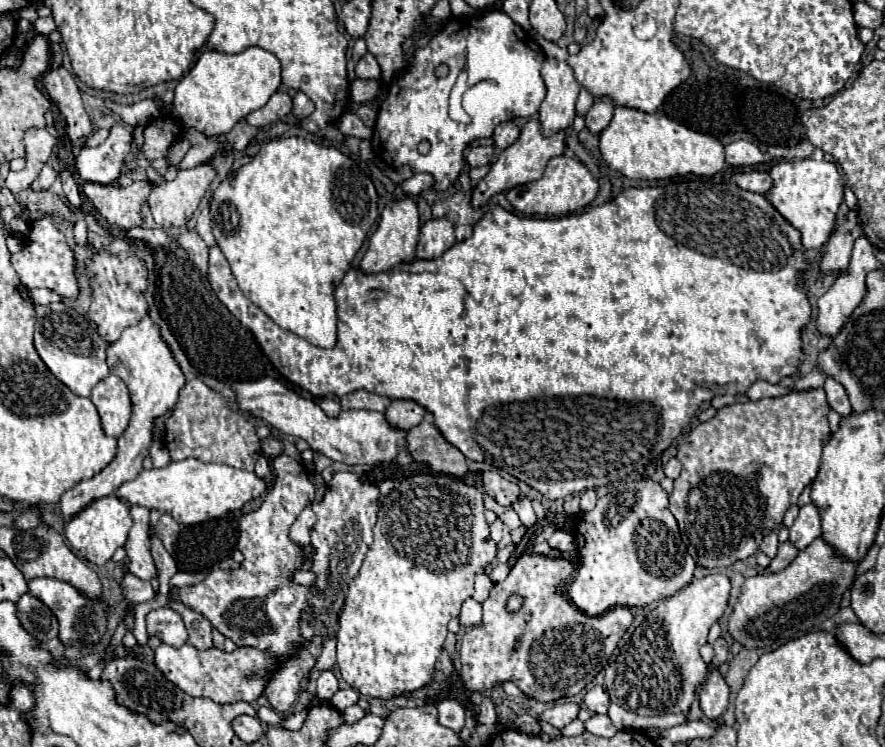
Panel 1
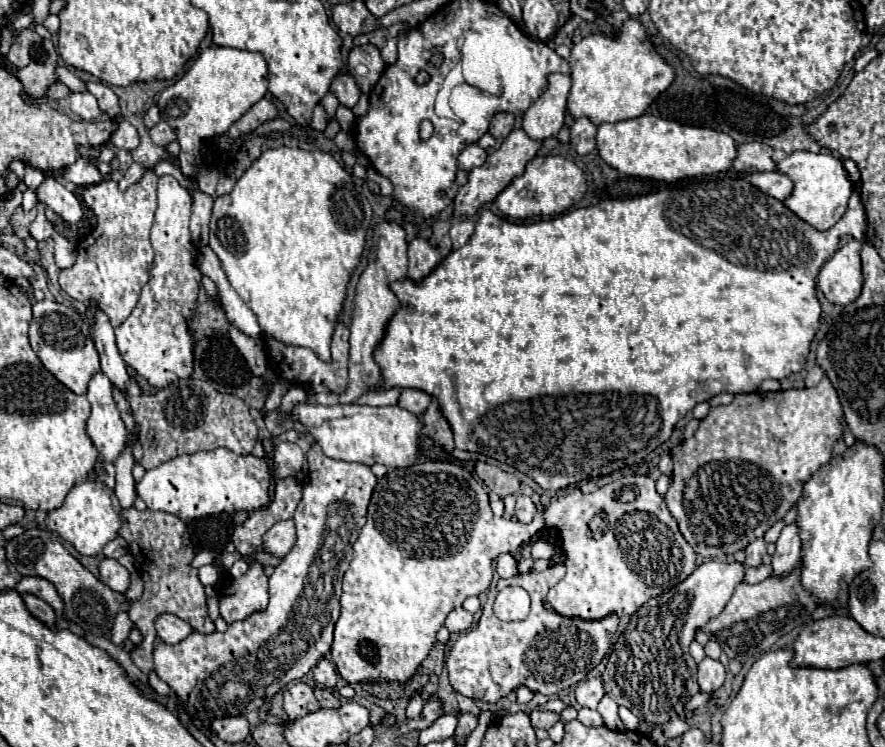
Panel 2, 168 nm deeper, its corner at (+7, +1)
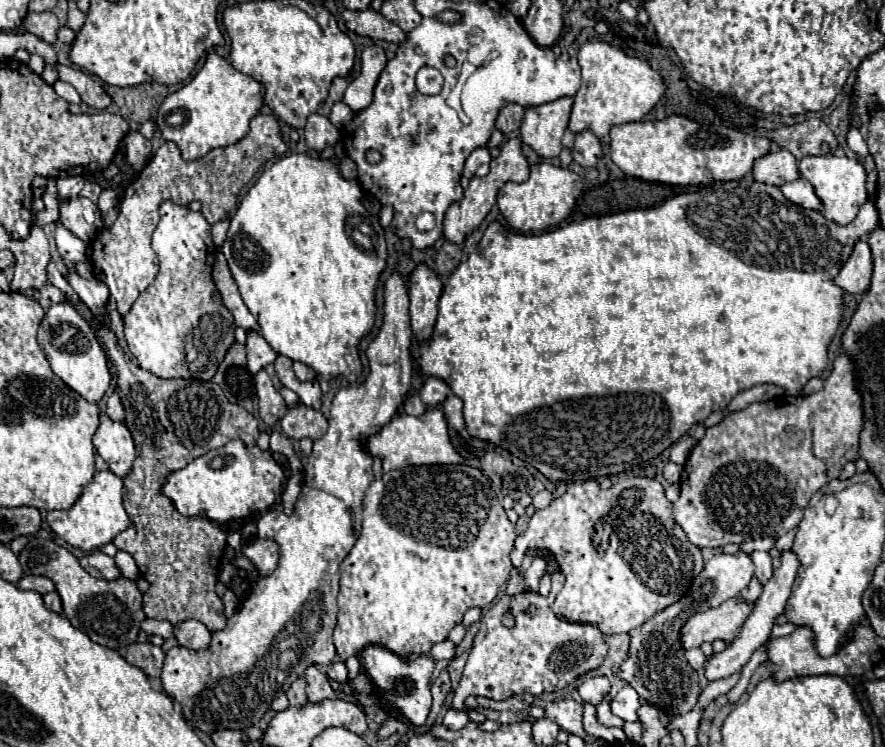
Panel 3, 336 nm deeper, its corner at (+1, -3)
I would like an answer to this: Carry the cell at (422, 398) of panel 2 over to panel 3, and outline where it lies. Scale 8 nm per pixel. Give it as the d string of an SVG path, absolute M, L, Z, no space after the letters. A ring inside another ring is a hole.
M426 377L424 385L420 389L420 399L426 405L436 405L436 403L442 403L450 393L452 393L452 389L450 389L450 385L444 379Z

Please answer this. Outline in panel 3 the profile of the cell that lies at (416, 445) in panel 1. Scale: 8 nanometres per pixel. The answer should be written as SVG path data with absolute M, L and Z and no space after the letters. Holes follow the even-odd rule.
M450 395L450 397L444 401L442 411L444 411L444 415L446 415L446 421L448 421L448 427L450 427L450 429L460 431L460 429L464 427L464 417L462 417L462 401L460 401L460 397Z

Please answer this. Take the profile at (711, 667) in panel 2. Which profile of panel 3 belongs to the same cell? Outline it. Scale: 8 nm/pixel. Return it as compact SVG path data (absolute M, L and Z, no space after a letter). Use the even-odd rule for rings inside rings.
M792 551L782 553L782 565L780 565L778 569L774 569L774 575L772 575L772 579L764 585L762 595L752 603L752 611L750 611L750 615L746 617L744 625L740 627L738 637L736 637L734 641L730 641L728 647L726 647L722 653L716 653L716 655L710 657L710 663L706 665L706 677L708 677L708 681L724 679L724 677L728 677L728 675L732 675L732 673L736 673L736 671L740 671L740 669L748 663L748 659L752 657L752 653L754 653L760 645L764 645L764 643L768 641L770 631L772 631L772 627L774 627L774 619L784 613L786 601L788 601L790 591L792 591L792 583L794 583L794 579L796 579L796 569L798 569L798 565L800 565L800 563L798 563L798 559L796 559L796 555L794 555Z

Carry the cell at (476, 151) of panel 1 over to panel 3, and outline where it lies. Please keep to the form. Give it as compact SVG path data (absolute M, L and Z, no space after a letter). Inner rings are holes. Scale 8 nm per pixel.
M480 147L470 153L470 157L464 163L464 177L484 177L488 173L488 163L490 163L490 153L488 147Z

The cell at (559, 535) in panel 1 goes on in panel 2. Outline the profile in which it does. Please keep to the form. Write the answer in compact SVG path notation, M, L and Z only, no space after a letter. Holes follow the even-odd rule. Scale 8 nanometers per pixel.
M544 539L532 541L532 557L534 559L550 559L554 555L554 547Z

